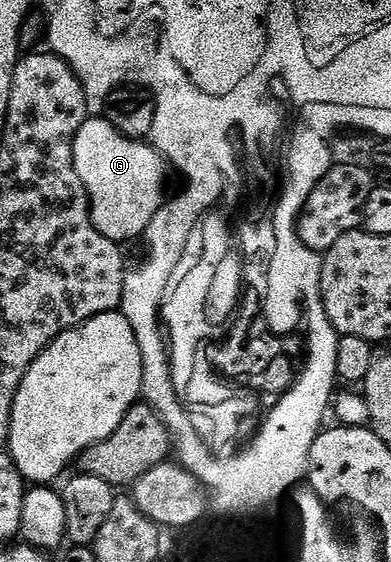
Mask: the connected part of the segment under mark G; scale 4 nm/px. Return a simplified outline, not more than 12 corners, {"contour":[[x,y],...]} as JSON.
{"contour":[[87,118],[74,165],[90,217],[139,239],[164,203],[168,164],[141,139]]}

